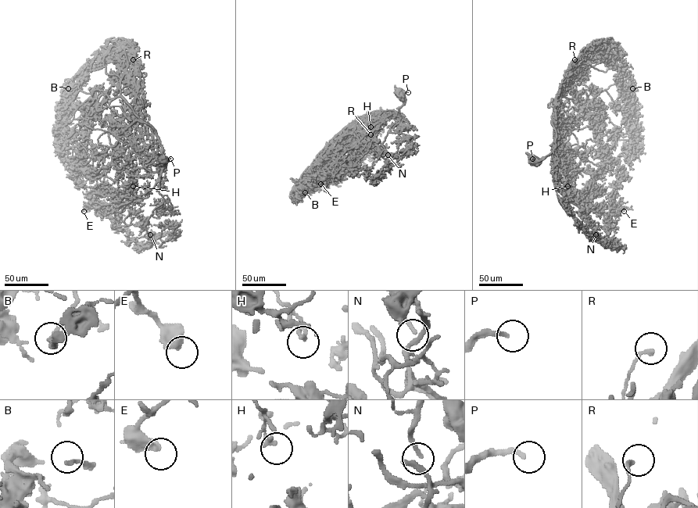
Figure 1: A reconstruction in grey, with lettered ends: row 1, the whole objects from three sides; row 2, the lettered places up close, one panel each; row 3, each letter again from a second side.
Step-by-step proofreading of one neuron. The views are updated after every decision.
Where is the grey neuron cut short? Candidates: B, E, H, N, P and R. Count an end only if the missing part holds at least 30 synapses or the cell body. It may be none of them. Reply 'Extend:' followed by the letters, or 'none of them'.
Extend: N

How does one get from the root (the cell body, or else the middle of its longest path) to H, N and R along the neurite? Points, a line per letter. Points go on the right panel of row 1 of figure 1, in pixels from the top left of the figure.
H: (533, 162), (545, 158), (553, 150), (553, 166), (567, 186)
N: (533, 162), (553, 152), (555, 166), (553, 180), (559, 202), (592, 236), (595, 231), (595, 234)
R: (533, 162), (545, 158), (554, 151), (556, 103), (560, 88), (574, 59)

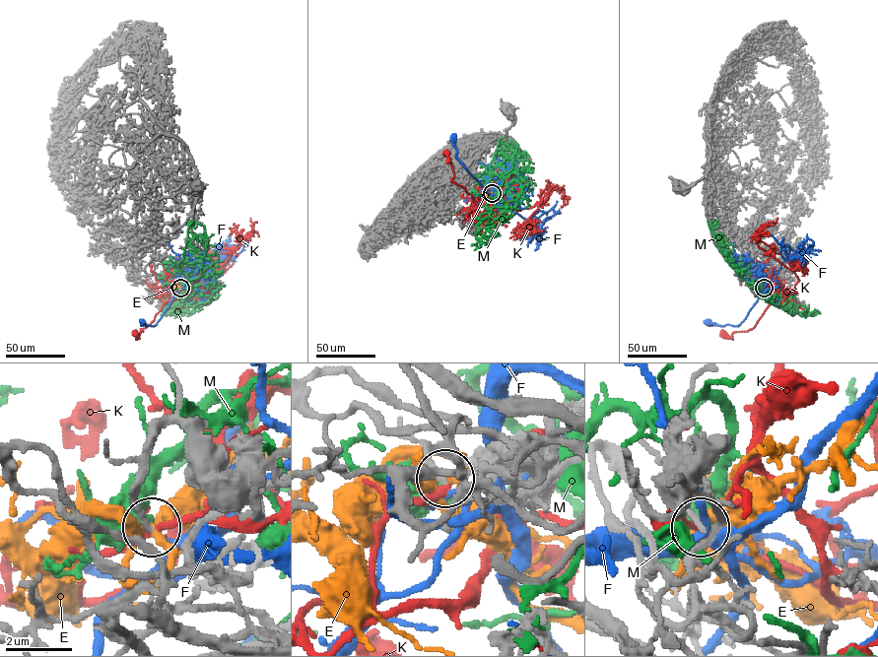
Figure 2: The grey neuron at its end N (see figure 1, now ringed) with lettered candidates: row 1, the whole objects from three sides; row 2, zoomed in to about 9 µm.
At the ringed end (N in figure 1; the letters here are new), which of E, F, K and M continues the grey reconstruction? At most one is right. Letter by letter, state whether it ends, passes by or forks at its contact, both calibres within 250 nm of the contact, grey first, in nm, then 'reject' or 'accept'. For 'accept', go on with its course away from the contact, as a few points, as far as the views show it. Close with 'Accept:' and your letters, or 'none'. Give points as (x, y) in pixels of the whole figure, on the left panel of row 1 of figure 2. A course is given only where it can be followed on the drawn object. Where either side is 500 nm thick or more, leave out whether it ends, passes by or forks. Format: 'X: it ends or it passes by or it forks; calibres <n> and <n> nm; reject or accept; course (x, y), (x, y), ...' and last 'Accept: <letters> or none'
E: it forks; calibres 190 and 260 nm; accept
F: it forks; calibres 190 and 400 nm; reject
K: it passes by; calibres 120 and 240 nm; reject
M: calibres 190 and 750 nm; reject
Accept: E

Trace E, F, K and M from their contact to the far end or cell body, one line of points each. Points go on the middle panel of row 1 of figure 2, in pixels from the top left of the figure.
E: (491, 193), (499, 206)
F: (493, 193), (487, 192), (457, 158), (454, 138)
K: (491, 193), (468, 213), (468, 220), (477, 214), (478, 206), (464, 188), (451, 180), (453, 168), (445, 154)
M: (491, 193), (497, 190), (497, 201), (500, 177), (512, 168), (518, 145), (515, 142), (511, 151), (499, 149)

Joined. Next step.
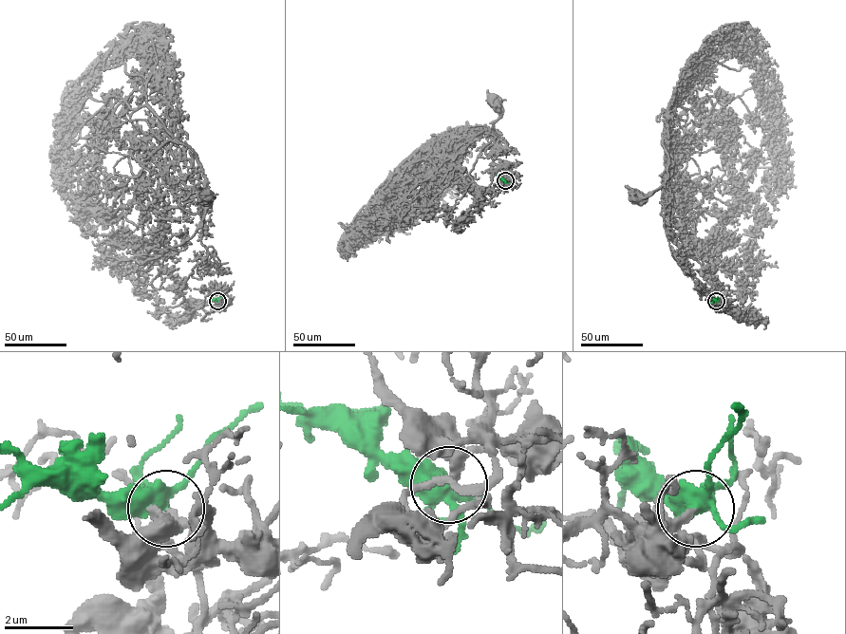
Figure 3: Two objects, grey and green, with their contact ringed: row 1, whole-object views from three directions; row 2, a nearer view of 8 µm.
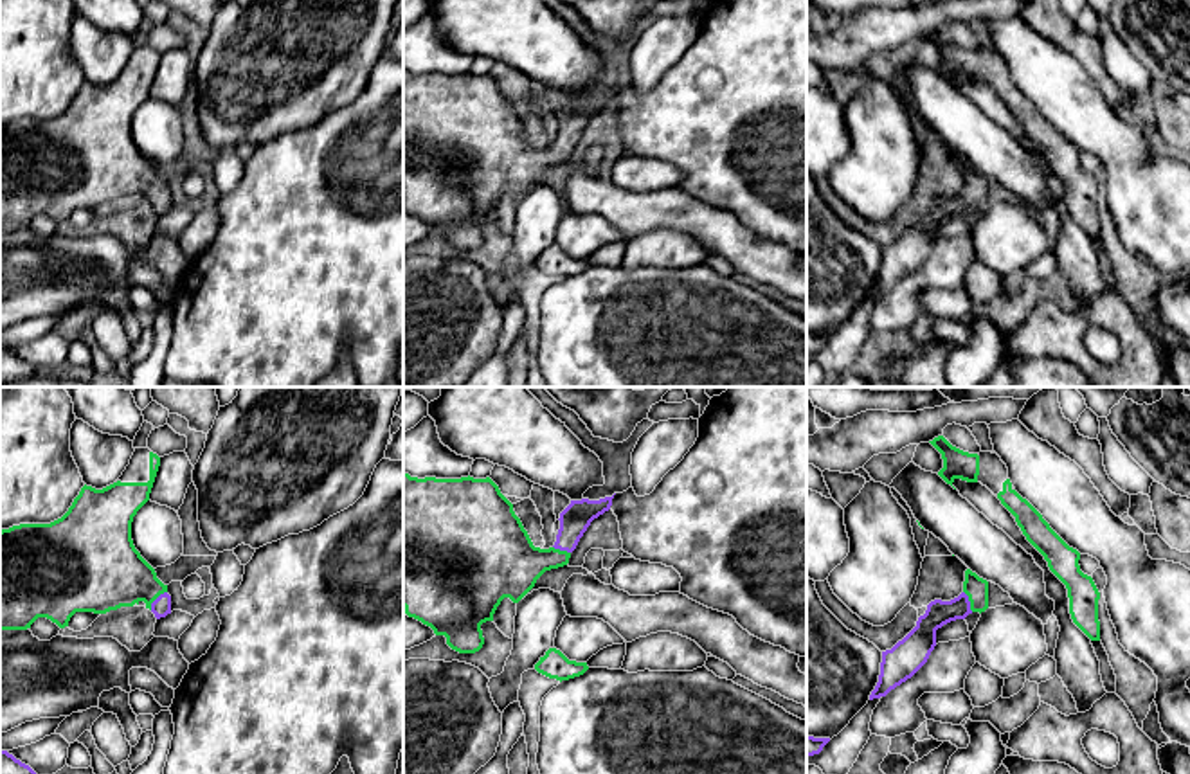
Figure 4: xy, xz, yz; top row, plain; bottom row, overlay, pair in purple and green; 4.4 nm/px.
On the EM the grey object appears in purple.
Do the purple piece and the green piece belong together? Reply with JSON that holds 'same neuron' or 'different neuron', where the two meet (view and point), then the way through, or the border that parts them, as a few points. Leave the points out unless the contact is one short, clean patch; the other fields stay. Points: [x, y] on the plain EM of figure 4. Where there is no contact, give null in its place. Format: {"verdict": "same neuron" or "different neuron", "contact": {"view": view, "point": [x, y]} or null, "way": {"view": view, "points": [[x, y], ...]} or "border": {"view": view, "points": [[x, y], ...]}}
{"verdict": "same neuron", "contact": {"view": "xy", "point": [155, 197]}, "way": {"view": "xy", "points": [[161, 204], [155, 197], [135, 177], [107, 170]]}}

